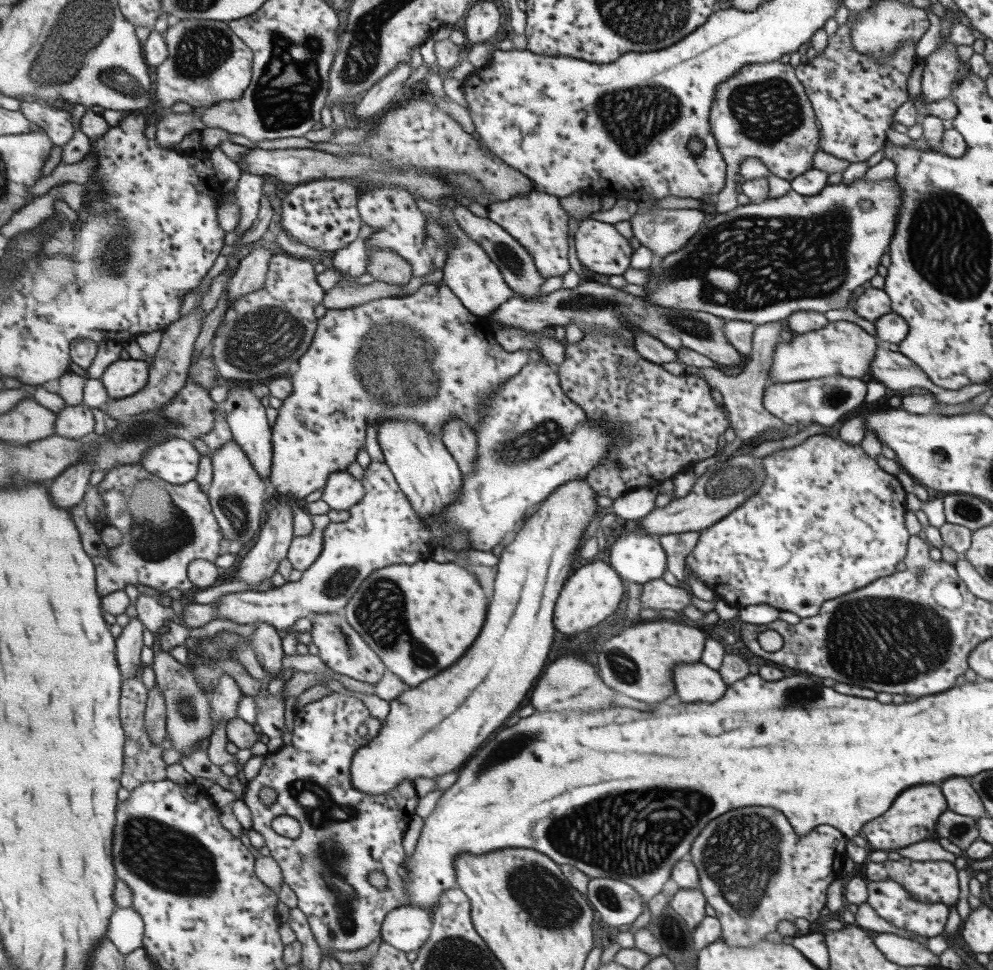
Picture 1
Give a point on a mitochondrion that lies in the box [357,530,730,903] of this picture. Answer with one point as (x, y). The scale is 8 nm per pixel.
(619, 853)

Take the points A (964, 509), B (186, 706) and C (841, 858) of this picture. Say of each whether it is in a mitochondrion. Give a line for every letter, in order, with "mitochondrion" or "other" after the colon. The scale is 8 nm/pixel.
A: mitochondrion
B: mitochondrion
C: other

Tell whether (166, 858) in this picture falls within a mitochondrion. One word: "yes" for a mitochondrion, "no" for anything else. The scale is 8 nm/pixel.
yes

